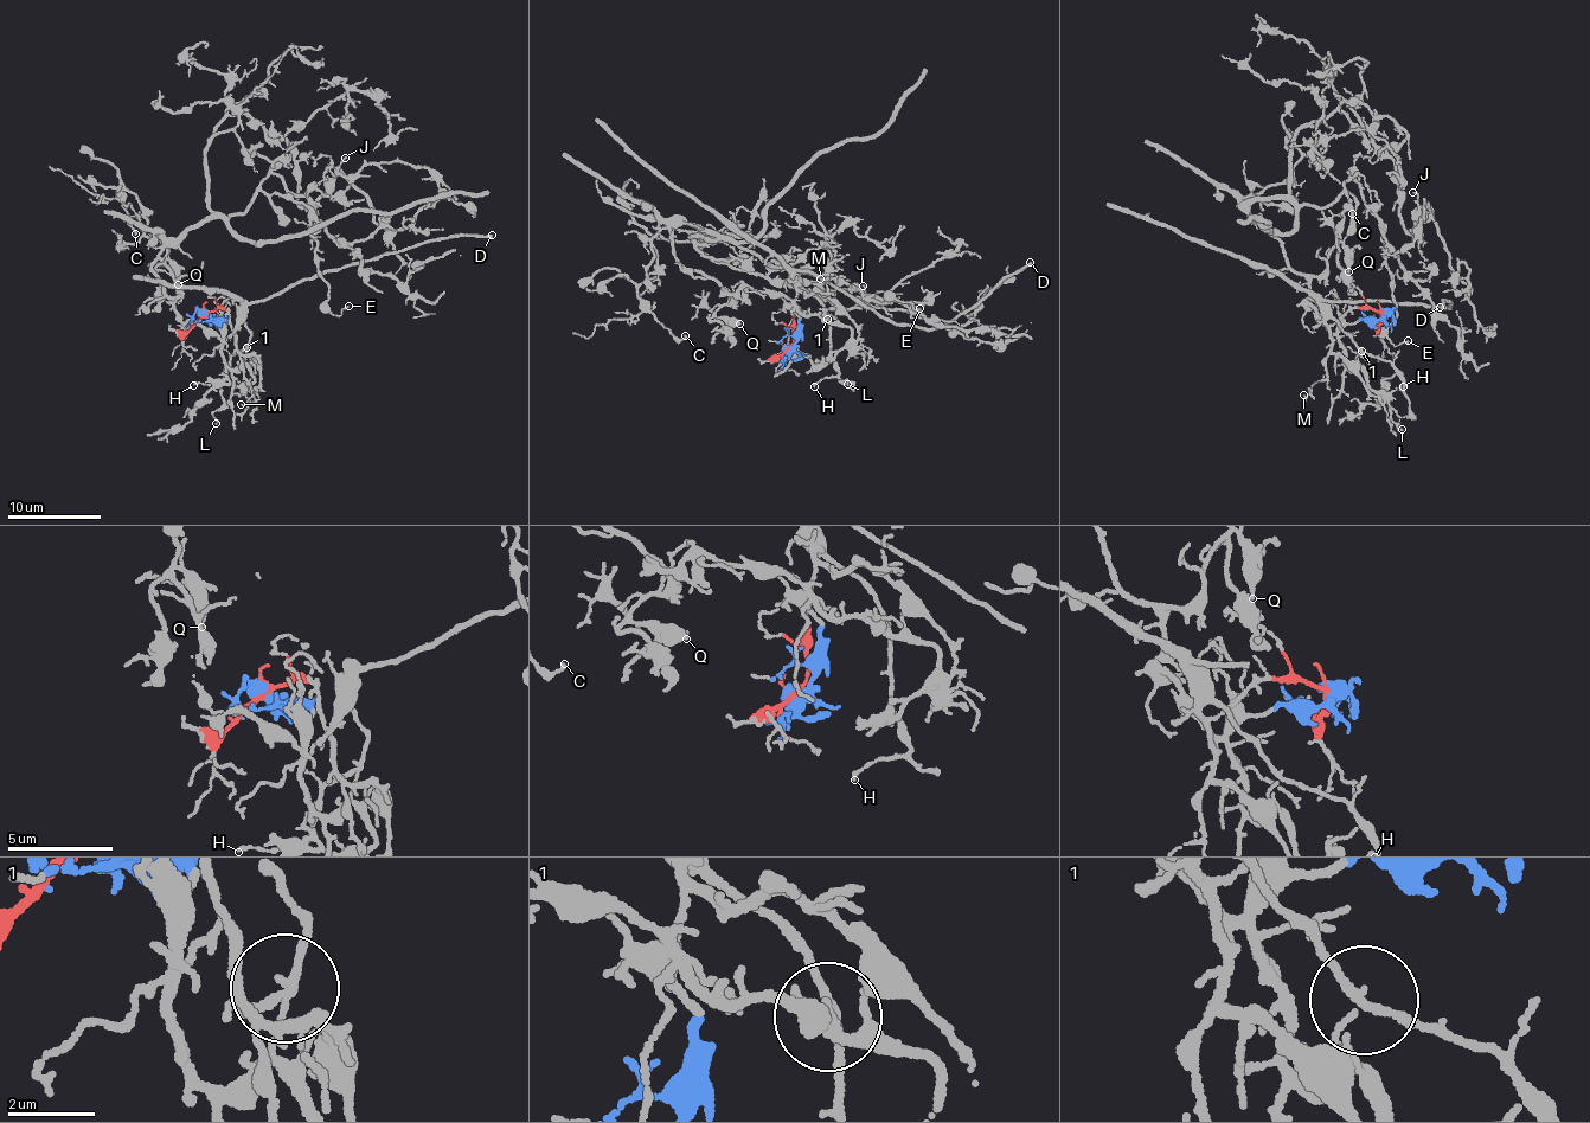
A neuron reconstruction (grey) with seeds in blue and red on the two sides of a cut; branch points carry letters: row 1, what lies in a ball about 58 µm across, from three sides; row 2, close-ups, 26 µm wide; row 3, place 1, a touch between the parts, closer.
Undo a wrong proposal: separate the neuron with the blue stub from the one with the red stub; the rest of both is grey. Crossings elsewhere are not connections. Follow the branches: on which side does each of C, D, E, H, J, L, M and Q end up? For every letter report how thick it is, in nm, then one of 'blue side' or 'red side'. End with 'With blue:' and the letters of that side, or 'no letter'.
C: 160 nm | blue side
D: 190 nm | red side
E: 120 nm | blue side
H: 160 nm | red side
J: 120 nm | blue side
L: 130 nm | red side
M: 110 nm | red side
Q: 320 nm | blue side
With blue: C, E, J, Q

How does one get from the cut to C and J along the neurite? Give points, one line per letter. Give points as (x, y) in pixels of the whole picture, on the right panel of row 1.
C: (1380, 313), (1334, 332), (1307, 301), (1308, 286), (1283, 245), (1242, 204), (1309, 155), (1352, 196), (1353, 213)
J: (1380, 313), (1334, 332), (1247, 206), (1324, 206), (1360, 155), (1392, 160), (1410, 235), (1414, 192)

